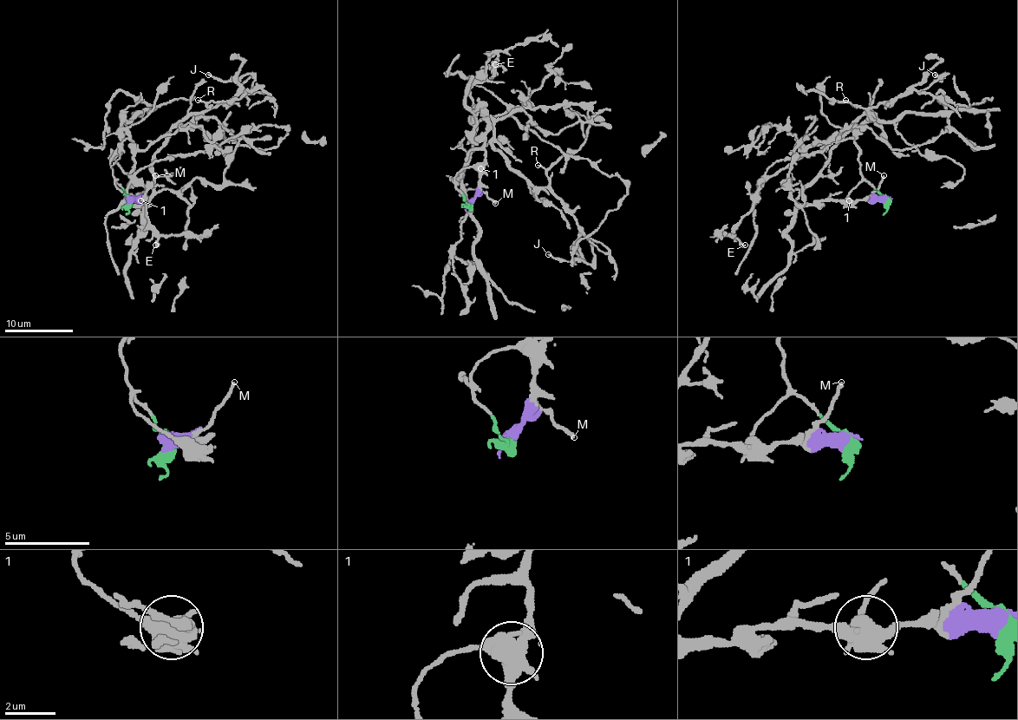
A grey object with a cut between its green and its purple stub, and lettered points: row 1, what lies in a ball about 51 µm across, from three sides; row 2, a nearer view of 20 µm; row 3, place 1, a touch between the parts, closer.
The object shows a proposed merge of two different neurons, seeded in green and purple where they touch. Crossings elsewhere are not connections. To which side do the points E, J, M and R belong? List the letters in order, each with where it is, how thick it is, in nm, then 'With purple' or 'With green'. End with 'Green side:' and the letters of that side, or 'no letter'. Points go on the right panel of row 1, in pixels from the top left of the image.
E: Place: (745, 245). Thickness 340 nm. With green
J: Place: (935, 75). Thickness 140 nm. With purple
M: Place: (884, 175). Thickness 160 nm. With purple
R: Place: (845, 100). Thickness 130 nm. With purple
Green side: E

